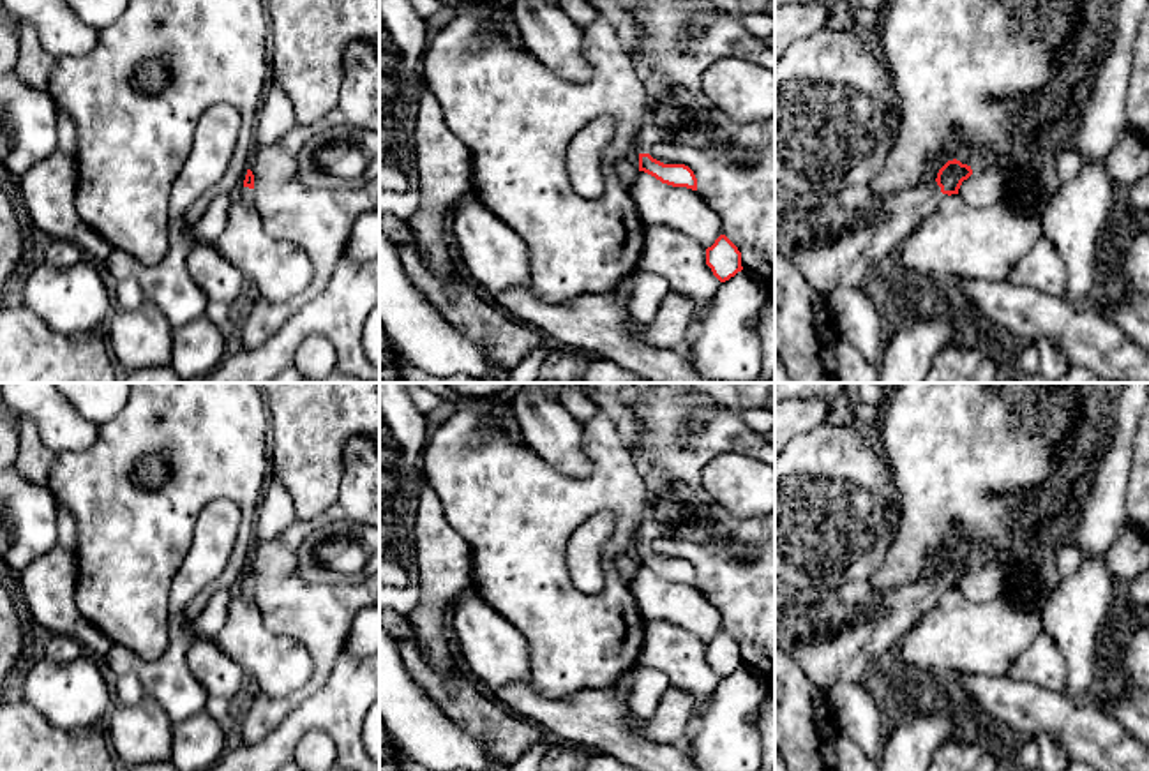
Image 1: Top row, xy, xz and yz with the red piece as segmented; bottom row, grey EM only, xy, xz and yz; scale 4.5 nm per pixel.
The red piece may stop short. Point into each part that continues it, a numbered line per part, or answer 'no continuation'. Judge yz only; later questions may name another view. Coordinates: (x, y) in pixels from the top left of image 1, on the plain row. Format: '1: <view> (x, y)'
1: yz (839, 637)

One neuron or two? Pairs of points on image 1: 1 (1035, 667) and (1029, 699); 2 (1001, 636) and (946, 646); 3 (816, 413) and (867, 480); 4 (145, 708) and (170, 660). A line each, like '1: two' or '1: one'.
1: two
2: one
3: two
4: two

